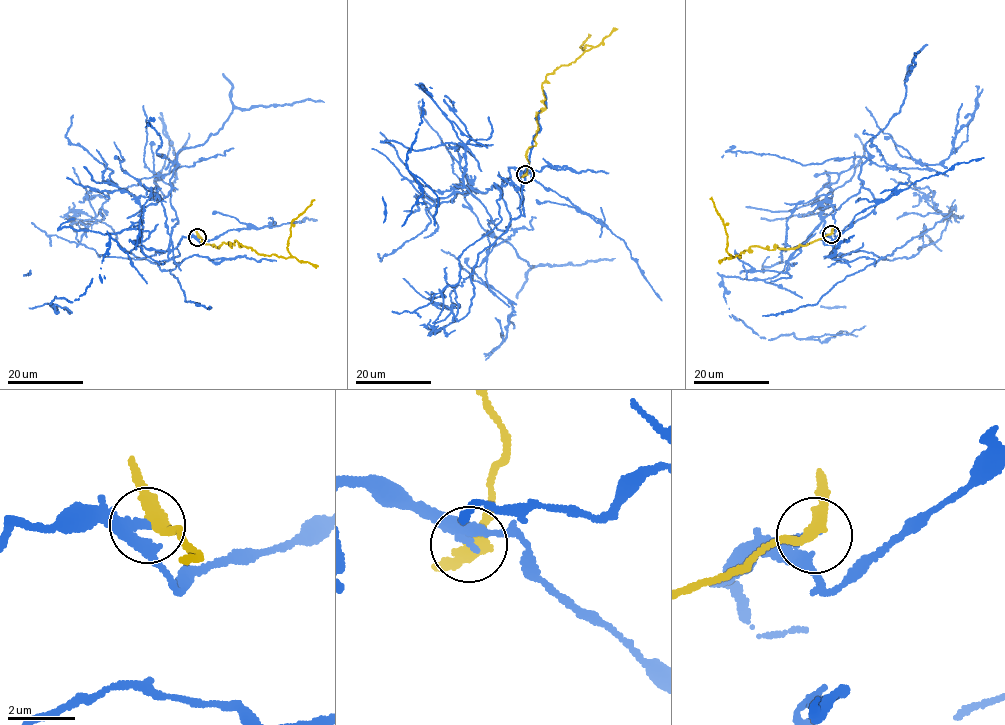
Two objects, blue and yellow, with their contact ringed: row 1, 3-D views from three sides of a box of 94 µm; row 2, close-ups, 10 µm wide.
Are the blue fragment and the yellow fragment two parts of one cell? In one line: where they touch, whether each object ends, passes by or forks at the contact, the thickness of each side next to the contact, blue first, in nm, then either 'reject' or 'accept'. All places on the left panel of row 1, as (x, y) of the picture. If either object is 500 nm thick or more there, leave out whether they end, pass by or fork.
(197, 237) | blue ends | yellow passes by | 240/320 nm | reject

